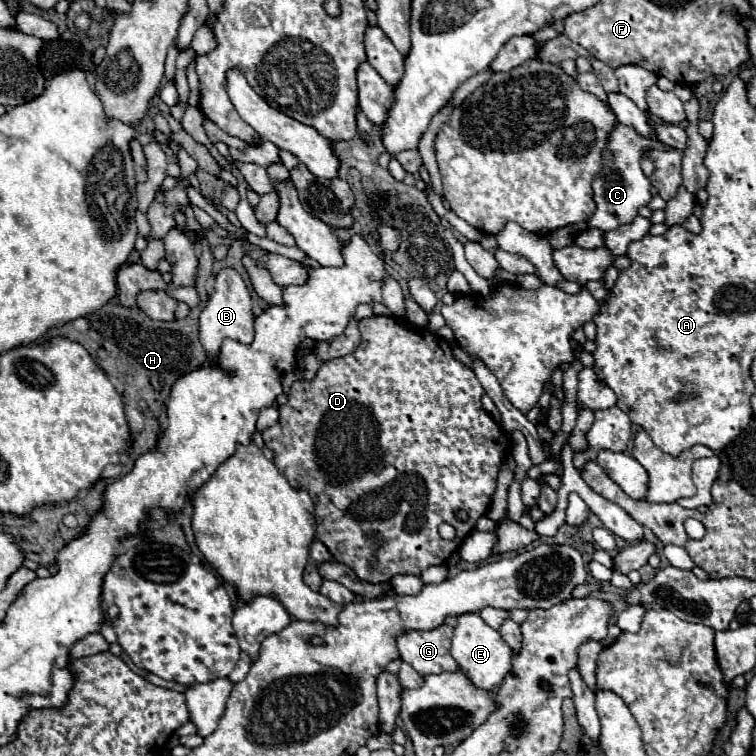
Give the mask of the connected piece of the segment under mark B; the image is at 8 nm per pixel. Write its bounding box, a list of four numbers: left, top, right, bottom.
[199,267,255,359]

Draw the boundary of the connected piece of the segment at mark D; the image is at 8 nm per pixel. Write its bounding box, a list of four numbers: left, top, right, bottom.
[263,315,507,585]

